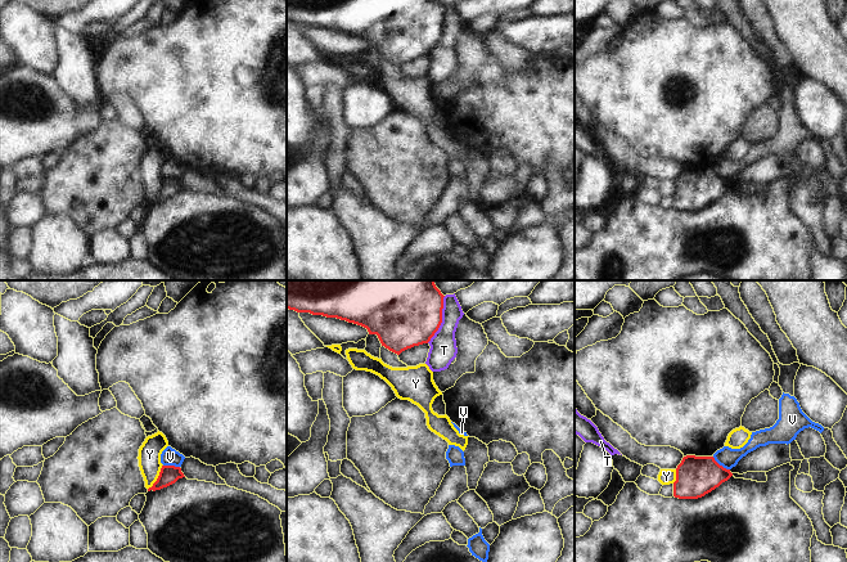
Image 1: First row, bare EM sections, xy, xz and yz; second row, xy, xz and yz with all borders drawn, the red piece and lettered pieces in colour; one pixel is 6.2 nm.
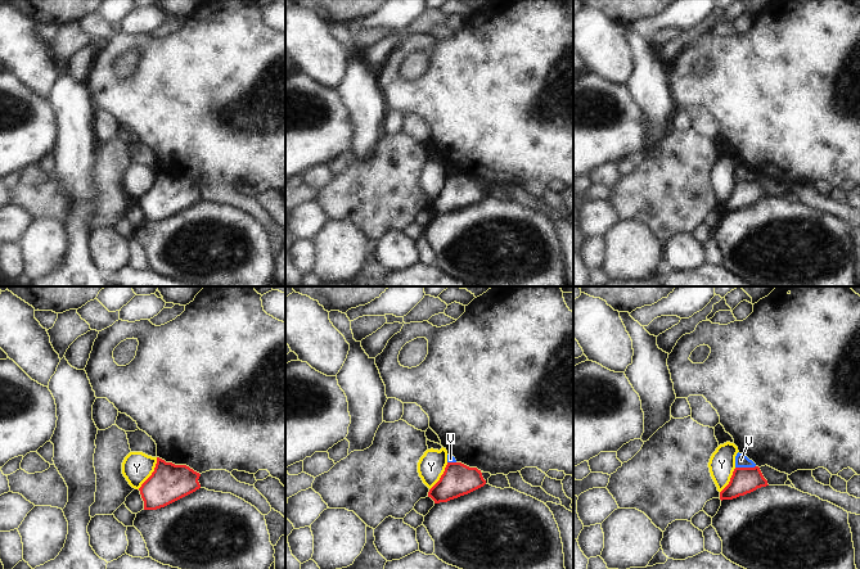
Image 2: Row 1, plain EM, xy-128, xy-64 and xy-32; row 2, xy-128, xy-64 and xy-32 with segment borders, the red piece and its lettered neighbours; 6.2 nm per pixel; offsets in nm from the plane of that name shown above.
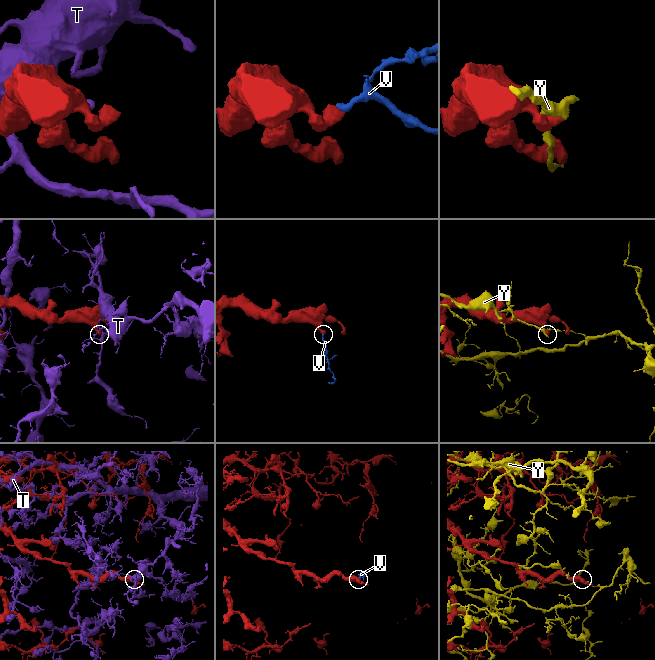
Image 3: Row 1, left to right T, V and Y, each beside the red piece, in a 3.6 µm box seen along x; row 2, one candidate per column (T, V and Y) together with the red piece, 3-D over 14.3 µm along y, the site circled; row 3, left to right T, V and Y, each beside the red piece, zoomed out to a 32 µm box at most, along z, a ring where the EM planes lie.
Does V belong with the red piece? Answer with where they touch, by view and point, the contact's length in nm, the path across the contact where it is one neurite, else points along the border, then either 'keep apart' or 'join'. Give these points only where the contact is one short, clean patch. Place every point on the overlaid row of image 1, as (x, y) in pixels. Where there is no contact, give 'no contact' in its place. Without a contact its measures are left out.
meets red in yz at (721, 466); contact 140 nm long; border along yz (712, 457), (729, 470); keep apart

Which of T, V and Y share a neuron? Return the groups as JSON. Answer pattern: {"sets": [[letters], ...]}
{"sets": [["T"], ["V"], ["Y"]]}

